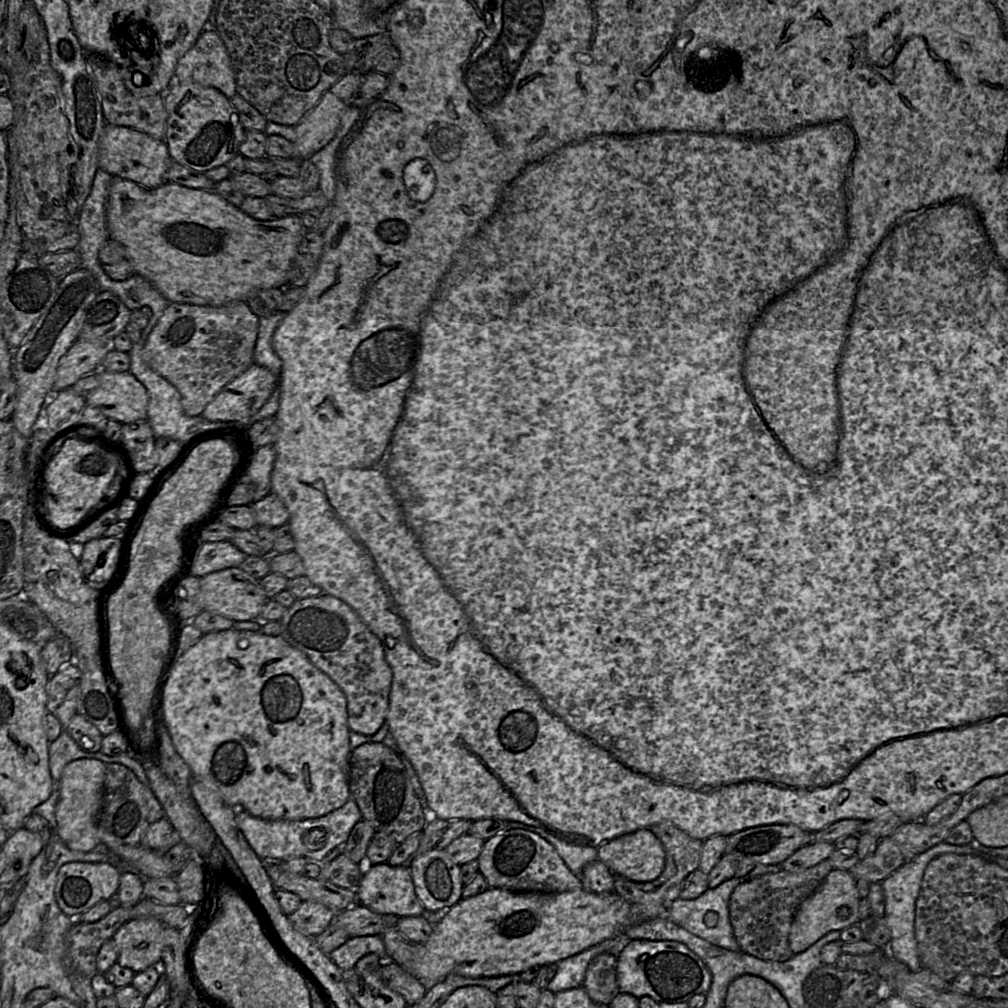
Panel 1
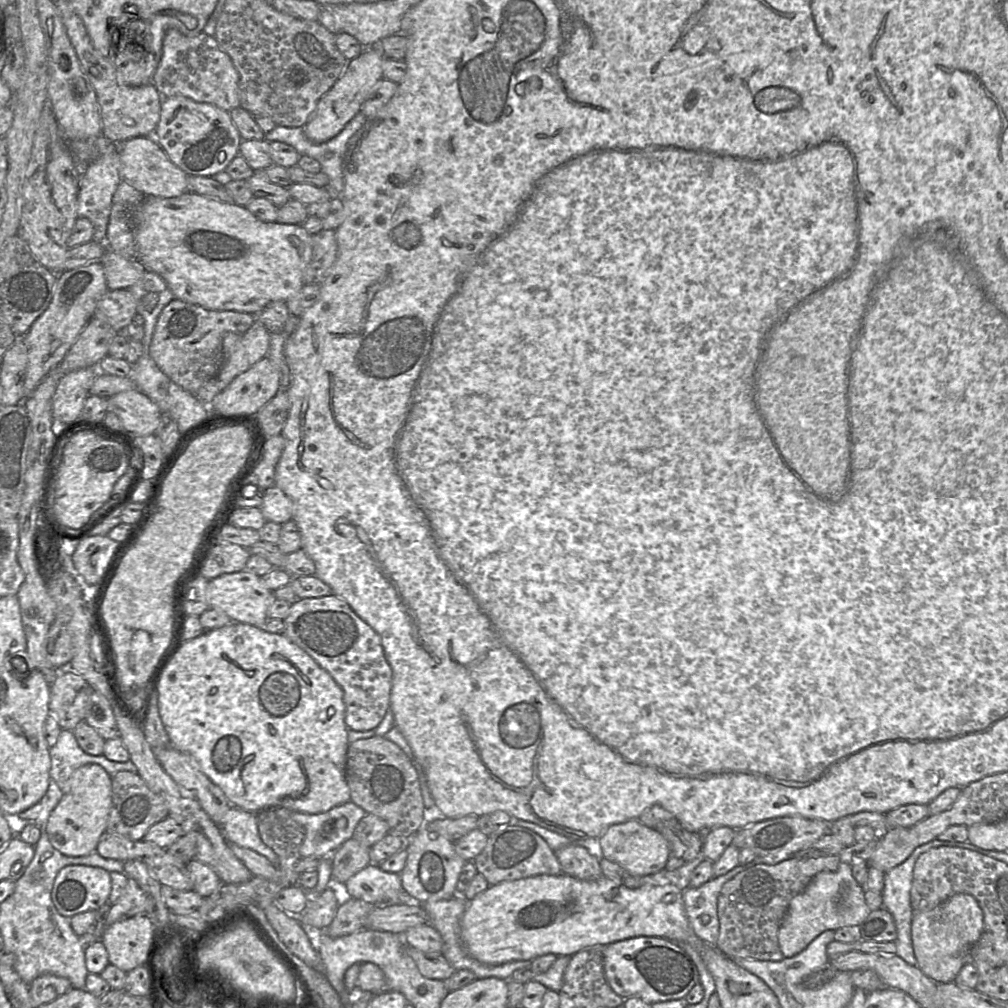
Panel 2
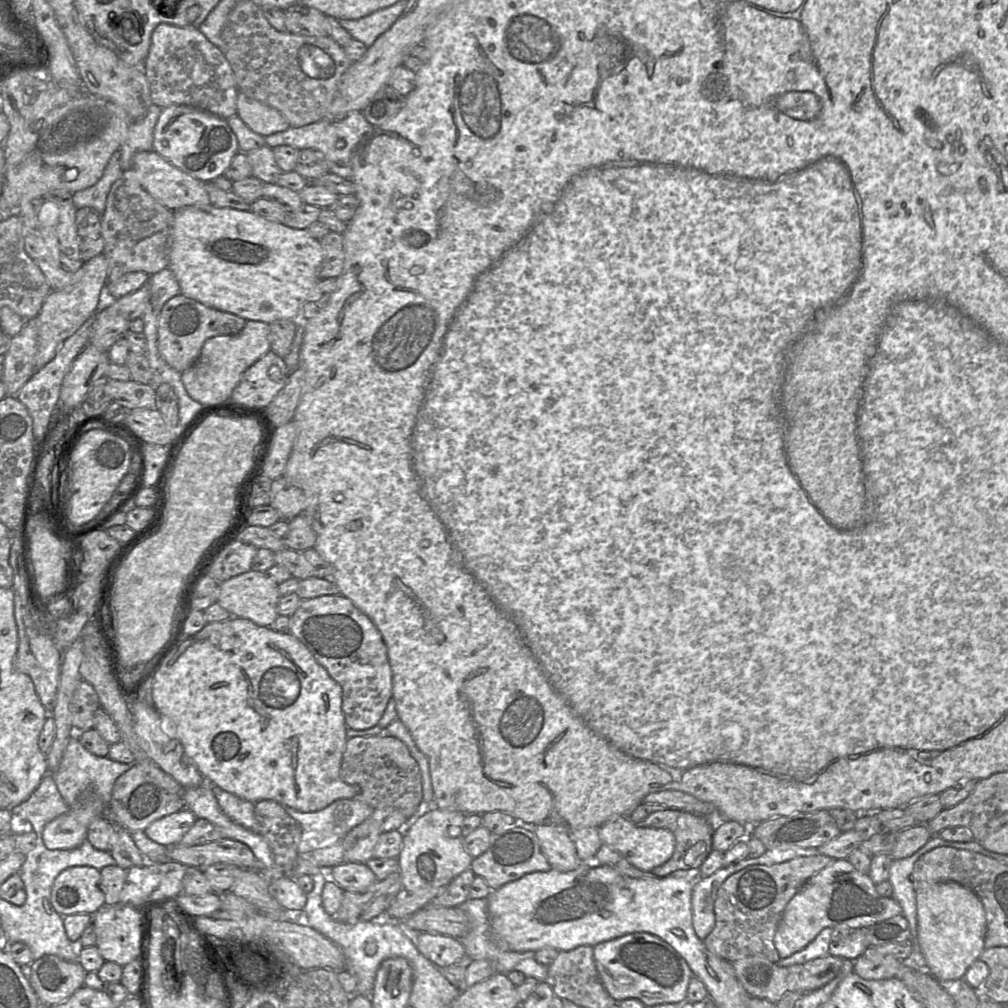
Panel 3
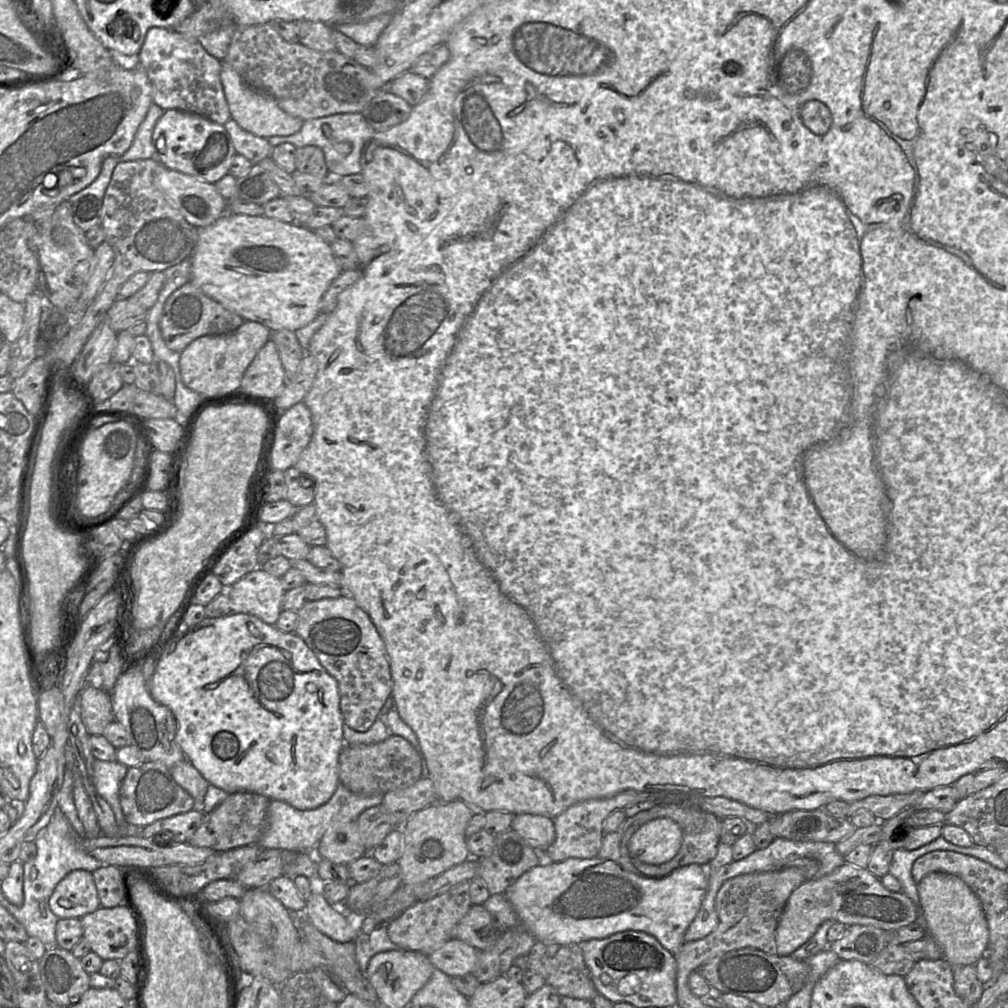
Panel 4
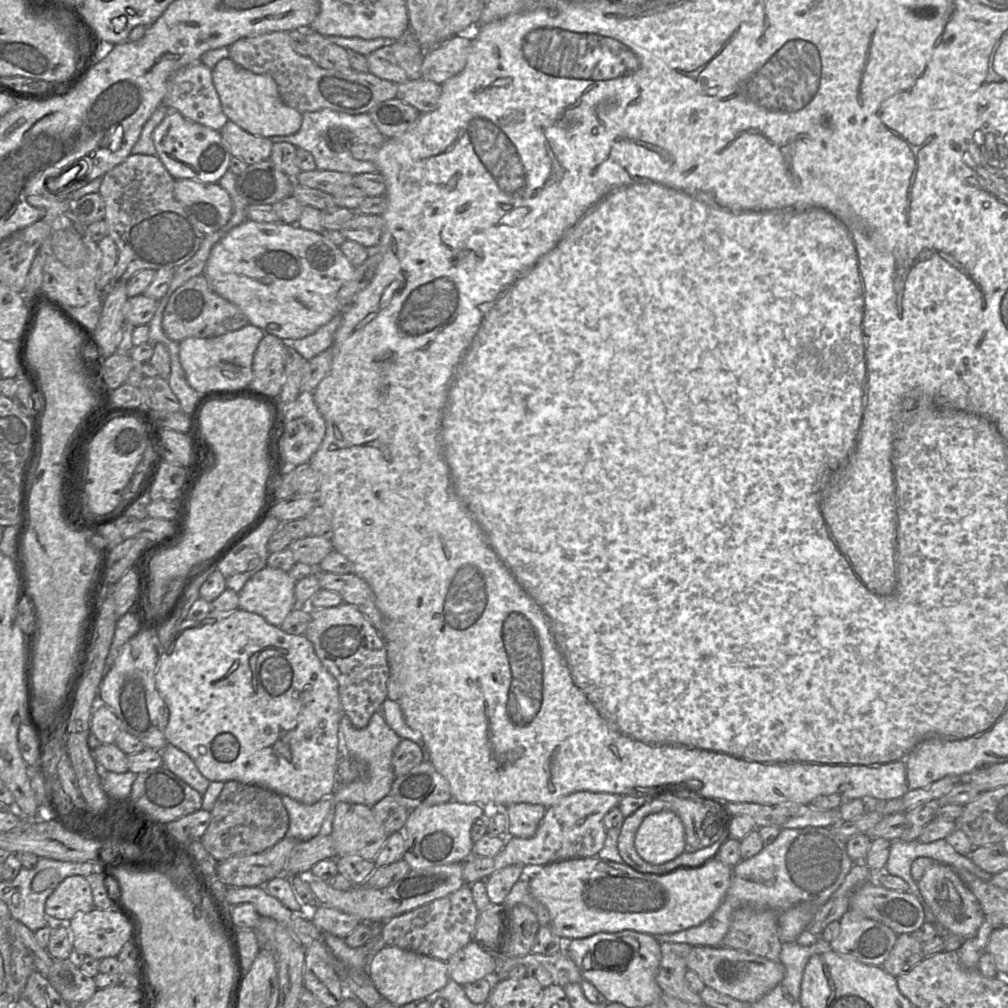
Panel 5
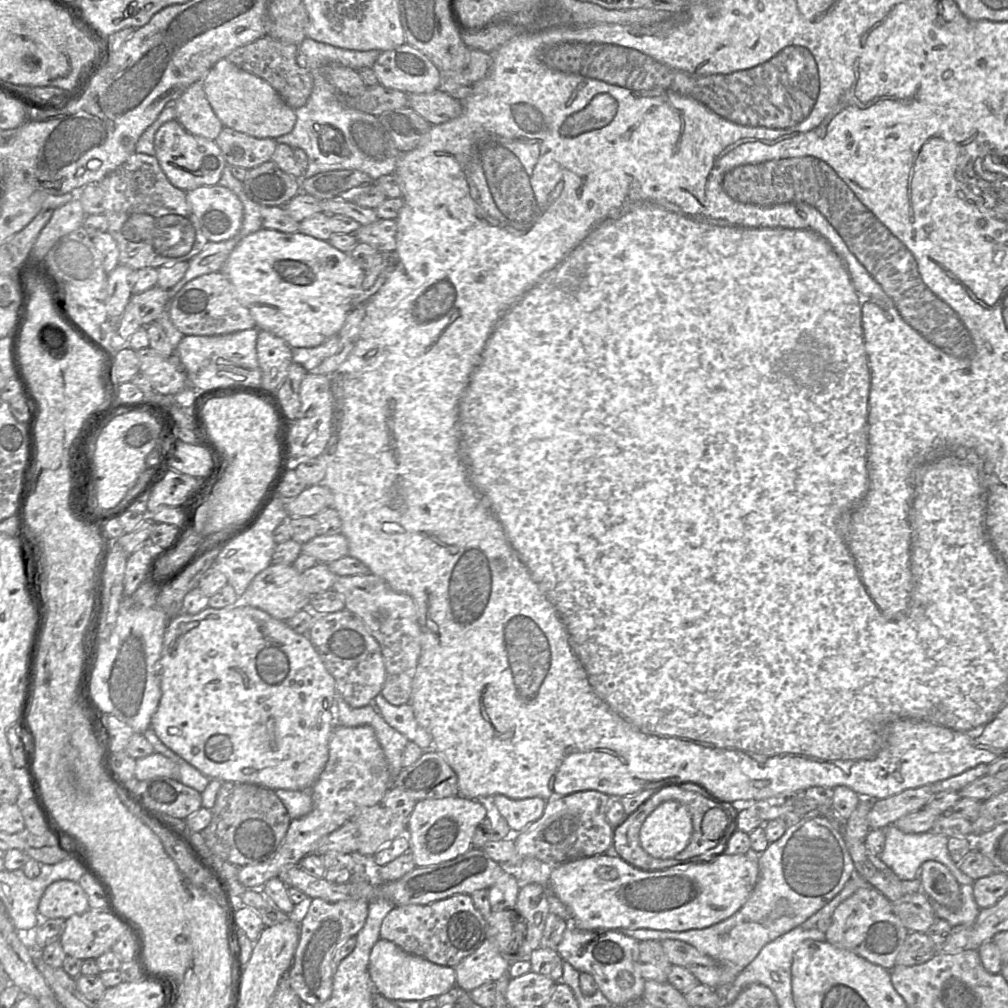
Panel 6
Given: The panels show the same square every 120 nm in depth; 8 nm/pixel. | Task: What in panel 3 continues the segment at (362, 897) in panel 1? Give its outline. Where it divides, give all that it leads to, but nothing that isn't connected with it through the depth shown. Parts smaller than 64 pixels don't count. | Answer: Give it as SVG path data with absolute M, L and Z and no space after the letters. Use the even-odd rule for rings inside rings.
M343 862L325 872L344 891L363 891L378 880L365 863Z

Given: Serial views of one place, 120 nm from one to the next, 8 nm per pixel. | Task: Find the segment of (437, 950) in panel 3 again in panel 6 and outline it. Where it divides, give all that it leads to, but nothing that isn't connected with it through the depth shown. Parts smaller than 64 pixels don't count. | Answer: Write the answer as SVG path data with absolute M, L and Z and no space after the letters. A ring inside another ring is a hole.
M486 938L474 953L455 966L456 985L470 993L507 975L510 965L511 962L500 953L495 943Z

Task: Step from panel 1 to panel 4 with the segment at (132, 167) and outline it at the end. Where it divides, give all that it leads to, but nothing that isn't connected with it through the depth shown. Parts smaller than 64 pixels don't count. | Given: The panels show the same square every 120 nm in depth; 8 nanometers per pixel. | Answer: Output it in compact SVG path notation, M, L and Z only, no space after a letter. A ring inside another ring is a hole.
M164 165L159 166L159 172L154 176L155 186L164 194L170 204L175 207L182 216L194 227L203 228L214 223L227 211L227 201L217 190L214 183L208 183L195 176L188 175L176 170L169 169Z

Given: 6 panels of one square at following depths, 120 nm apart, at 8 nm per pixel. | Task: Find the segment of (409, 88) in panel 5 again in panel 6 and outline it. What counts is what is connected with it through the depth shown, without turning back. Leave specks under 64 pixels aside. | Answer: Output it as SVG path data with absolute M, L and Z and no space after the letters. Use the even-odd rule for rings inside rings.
M439 89L430 93L407 95L408 105L431 125L448 122L462 113L461 101Z

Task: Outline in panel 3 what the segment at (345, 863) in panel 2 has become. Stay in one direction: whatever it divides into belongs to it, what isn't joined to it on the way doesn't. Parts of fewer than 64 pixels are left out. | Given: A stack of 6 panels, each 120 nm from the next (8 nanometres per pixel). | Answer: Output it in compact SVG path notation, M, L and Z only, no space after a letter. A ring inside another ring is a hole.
M368 818L351 829L343 838L344 862L366 863L373 857L380 831Z

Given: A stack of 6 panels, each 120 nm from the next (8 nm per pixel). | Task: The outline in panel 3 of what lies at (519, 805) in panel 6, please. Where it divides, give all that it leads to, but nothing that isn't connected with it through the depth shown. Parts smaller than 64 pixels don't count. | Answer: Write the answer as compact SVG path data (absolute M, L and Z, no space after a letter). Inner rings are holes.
M536 825L534 834L552 868L572 871L583 864L577 855L570 834L564 829L552 825Z

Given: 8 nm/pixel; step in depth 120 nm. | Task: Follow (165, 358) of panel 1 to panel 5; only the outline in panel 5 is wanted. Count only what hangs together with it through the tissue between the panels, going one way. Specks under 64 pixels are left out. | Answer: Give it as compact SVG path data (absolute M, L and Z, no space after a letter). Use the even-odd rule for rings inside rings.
M204 274L189 279L171 295L163 313L165 335L180 343L188 337L208 338L221 336L249 324L246 315L235 304L215 293Z

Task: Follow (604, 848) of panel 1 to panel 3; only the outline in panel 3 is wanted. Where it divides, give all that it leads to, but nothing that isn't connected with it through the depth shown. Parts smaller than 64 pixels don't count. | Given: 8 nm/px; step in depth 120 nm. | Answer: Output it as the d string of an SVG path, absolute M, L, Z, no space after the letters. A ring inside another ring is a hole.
M615 816L603 823L599 829L602 844L619 852L634 867L651 872L654 868L667 862L675 847L673 833L665 828L642 827L633 823L627 816Z

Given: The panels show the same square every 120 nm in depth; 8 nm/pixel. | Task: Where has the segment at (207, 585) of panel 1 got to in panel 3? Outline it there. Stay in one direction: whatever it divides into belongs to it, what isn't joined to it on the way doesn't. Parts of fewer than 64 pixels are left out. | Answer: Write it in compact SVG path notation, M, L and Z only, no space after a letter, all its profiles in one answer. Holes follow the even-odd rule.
M250 570L219 584L217 602L232 617L270 627L278 614L278 585L265 572Z

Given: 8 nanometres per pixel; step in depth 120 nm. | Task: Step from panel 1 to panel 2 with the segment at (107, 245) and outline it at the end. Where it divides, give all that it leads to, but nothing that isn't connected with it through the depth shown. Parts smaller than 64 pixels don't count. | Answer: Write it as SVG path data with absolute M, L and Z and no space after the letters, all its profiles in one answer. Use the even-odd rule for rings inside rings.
M107 248L99 261L104 266L107 287L110 290L129 289L147 272L140 261L128 259Z

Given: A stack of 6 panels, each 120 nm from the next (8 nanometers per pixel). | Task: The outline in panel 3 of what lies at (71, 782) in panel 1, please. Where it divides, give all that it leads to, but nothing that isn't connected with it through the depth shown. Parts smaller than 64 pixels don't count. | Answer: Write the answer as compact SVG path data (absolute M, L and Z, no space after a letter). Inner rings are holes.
M86 792L69 810L46 824L44 845L50 850L70 850L86 839L90 823L106 815L107 804L95 793Z

